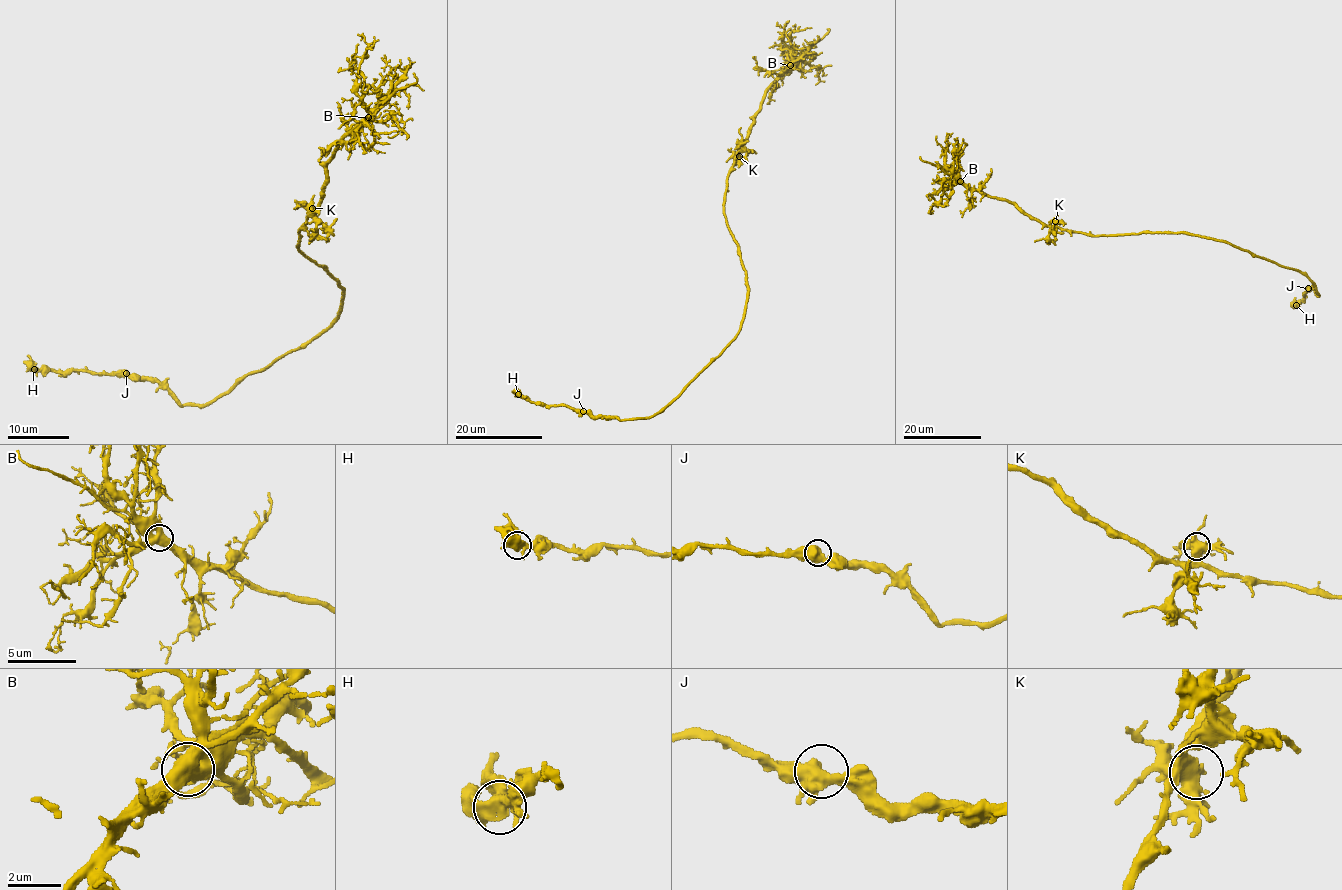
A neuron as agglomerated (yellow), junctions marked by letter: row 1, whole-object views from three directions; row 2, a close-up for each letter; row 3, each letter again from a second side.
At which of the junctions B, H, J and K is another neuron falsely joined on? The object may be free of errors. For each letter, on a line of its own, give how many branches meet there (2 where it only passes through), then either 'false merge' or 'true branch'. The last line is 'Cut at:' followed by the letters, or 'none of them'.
B: branches 4; true branch
H: branches 4; true branch
J: branches 3; true branch
K: branches 4; true branch
Cut at: none of them

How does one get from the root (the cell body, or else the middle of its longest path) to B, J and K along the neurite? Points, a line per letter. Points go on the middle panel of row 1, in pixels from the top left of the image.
B: (746, 279), (739, 245), (724, 213), (727, 174), (759, 108), (765, 89), (790, 66)
J: (746, 279), (746, 307), (736, 338), (663, 409), (651, 416), (620, 420), (591, 417), (583, 411)
K: (746, 279), (739, 245), (724, 213), (727, 174), (734, 158), (739, 156)

